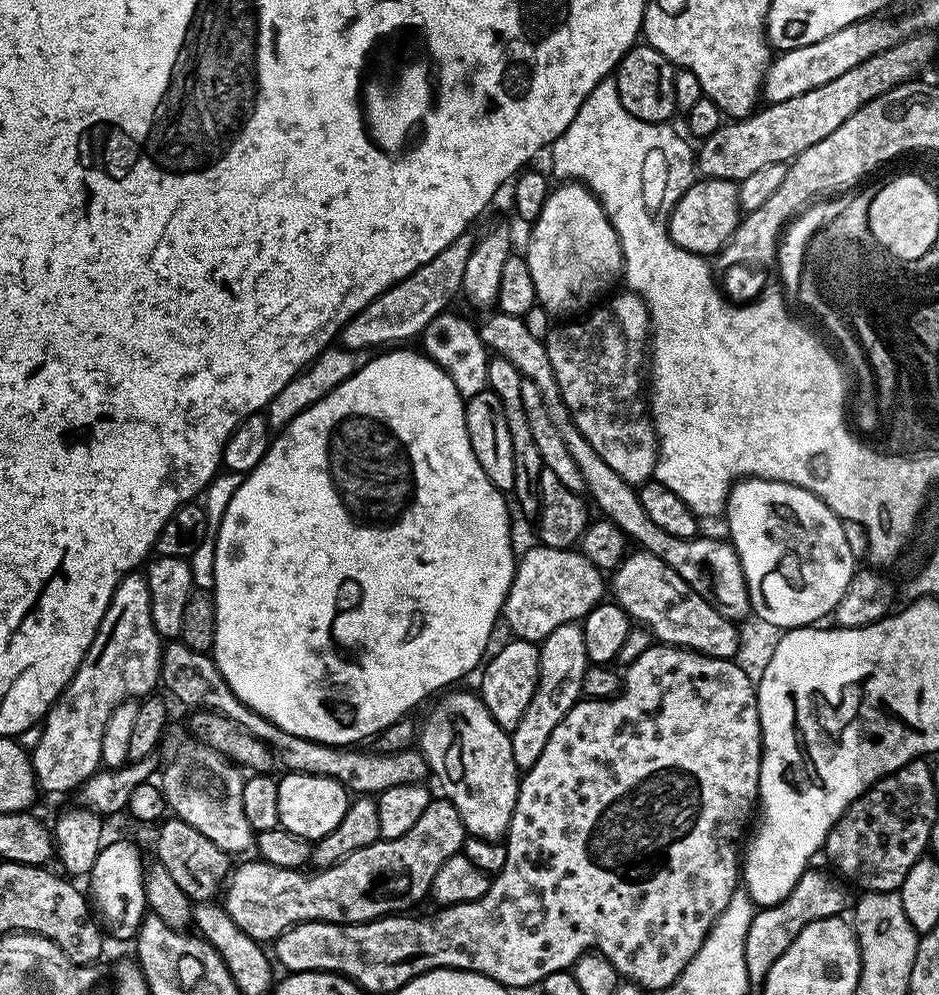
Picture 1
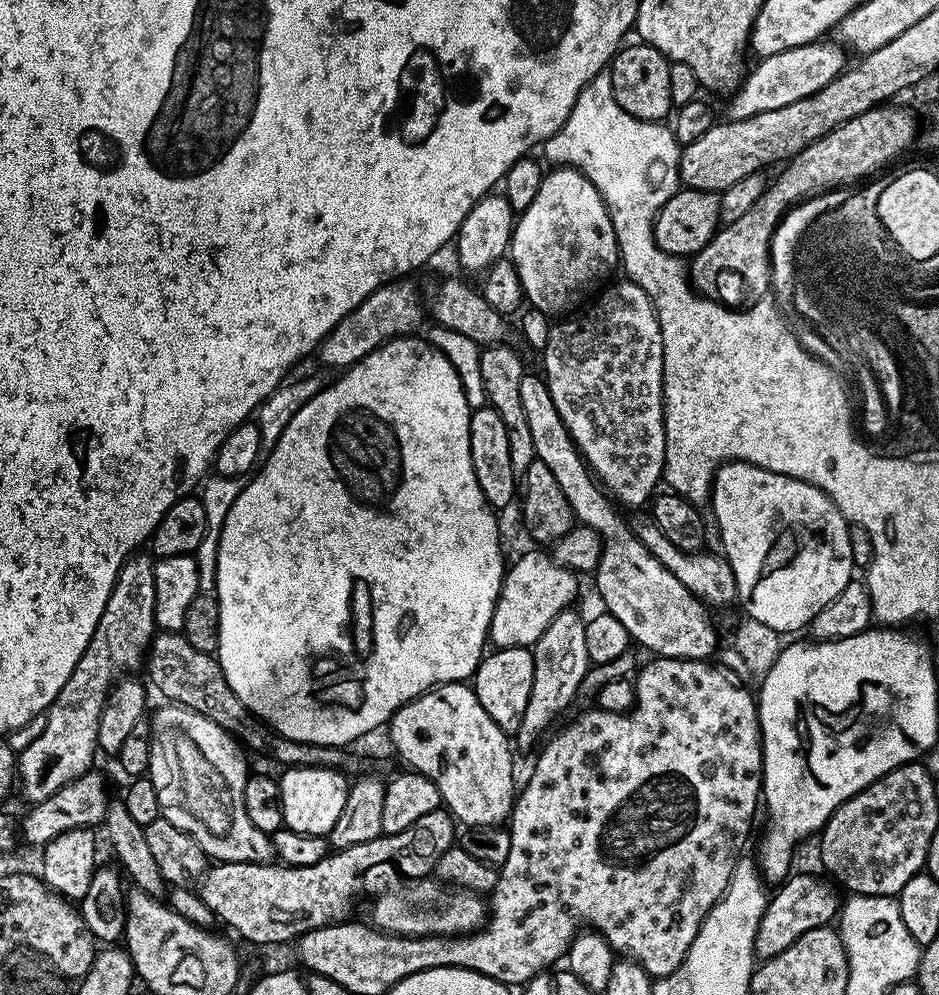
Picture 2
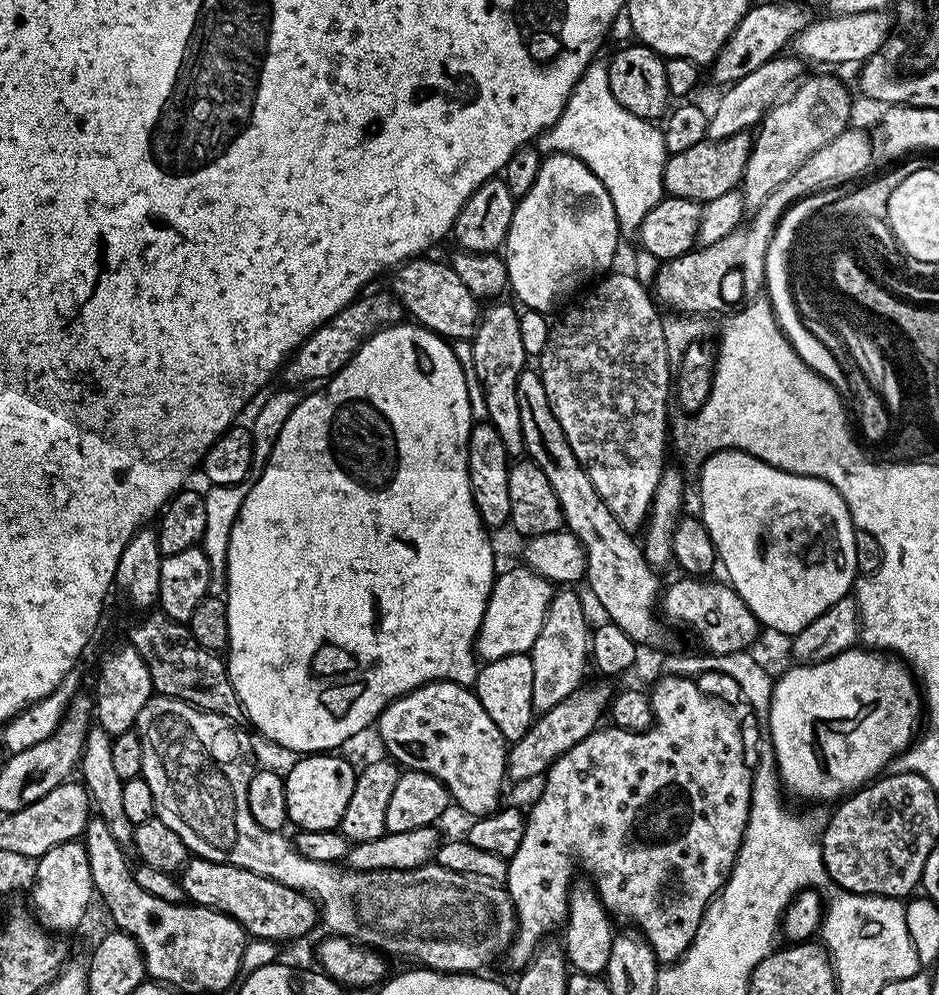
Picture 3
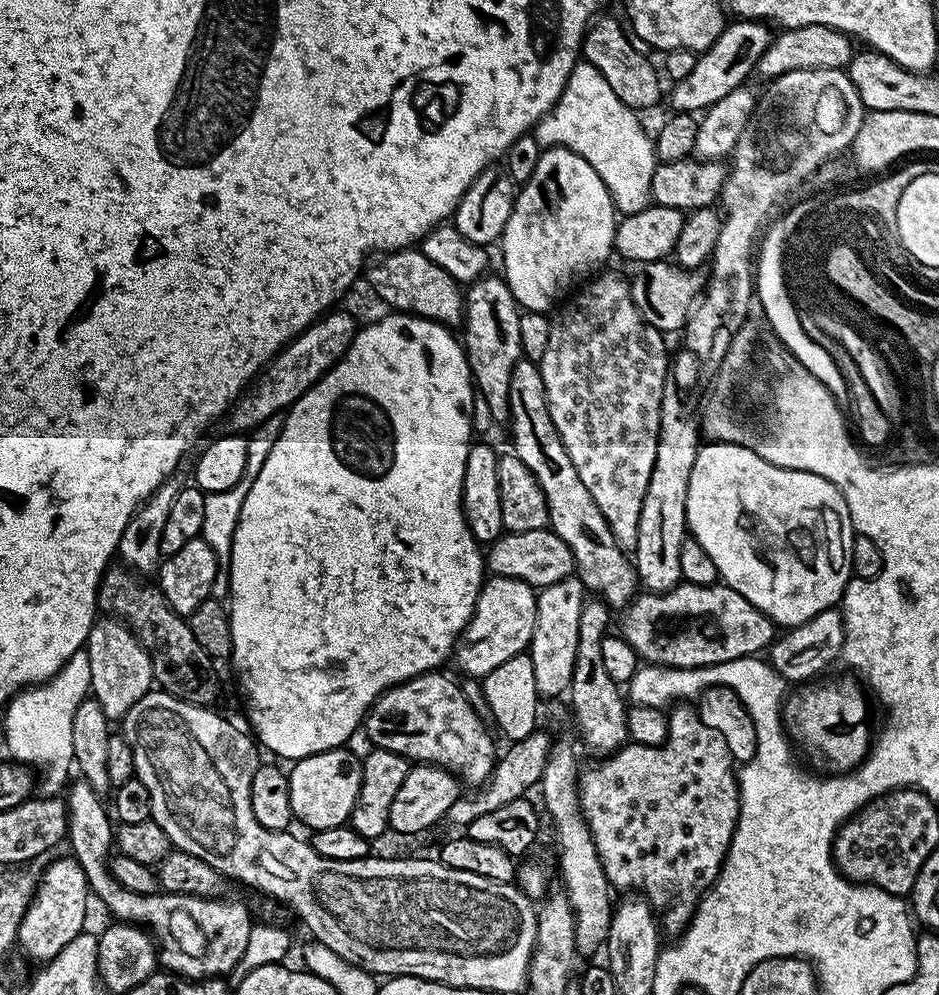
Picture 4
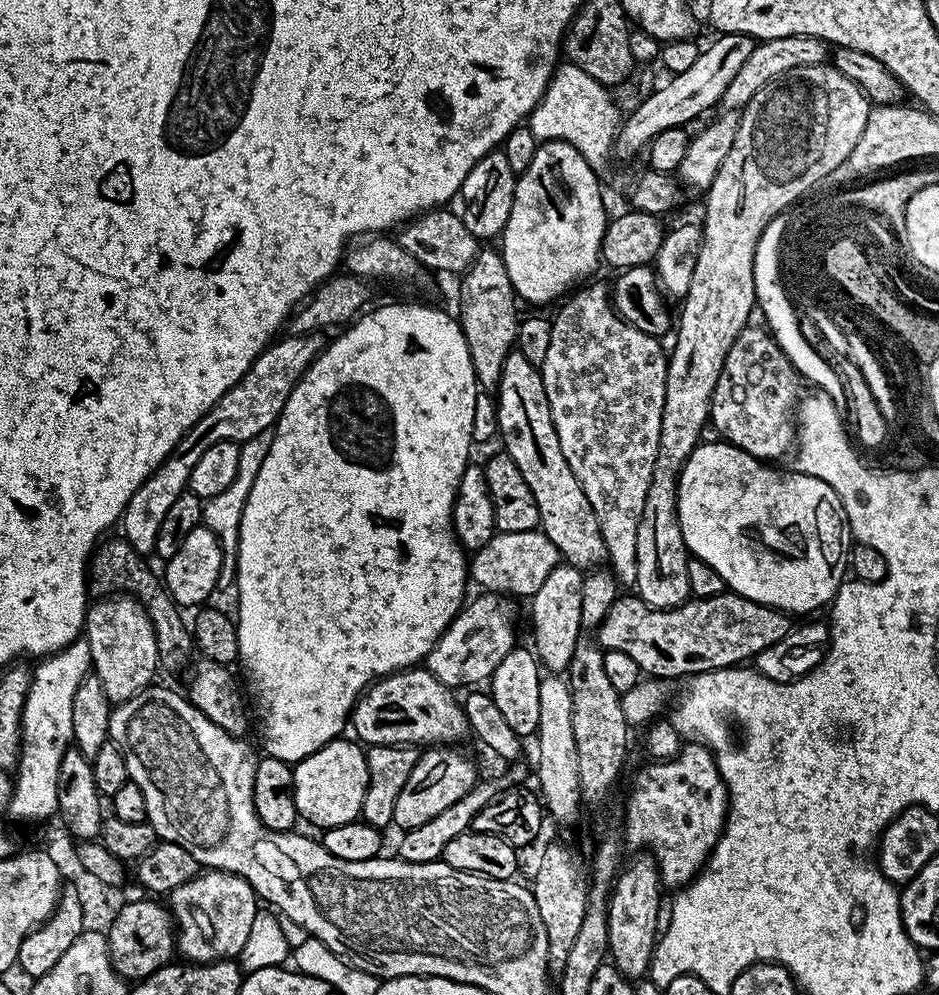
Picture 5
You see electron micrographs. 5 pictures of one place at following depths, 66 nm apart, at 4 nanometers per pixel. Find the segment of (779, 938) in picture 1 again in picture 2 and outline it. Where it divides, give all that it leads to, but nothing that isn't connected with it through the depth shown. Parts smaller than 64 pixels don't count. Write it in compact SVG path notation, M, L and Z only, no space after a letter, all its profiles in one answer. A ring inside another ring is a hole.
M810 874L789 875L782 887L769 899L755 934L755 954L759 961L772 960L789 949L807 930L831 925L840 909L840 898L820 879Z

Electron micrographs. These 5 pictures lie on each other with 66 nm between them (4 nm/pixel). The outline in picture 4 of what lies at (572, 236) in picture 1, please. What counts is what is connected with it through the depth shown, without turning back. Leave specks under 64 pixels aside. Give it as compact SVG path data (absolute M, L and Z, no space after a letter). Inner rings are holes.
M565 148L543 149L538 158L538 166L534 166L534 174L530 174L528 181L517 191L510 222L506 222L502 237L502 278L521 309L547 313L548 307L555 300L563 301L573 289L597 275L607 265L604 263L607 262L608 255L613 255L617 223L616 205L613 204L612 196L606 190L602 178L598 178L594 166L590 166L586 158Z

